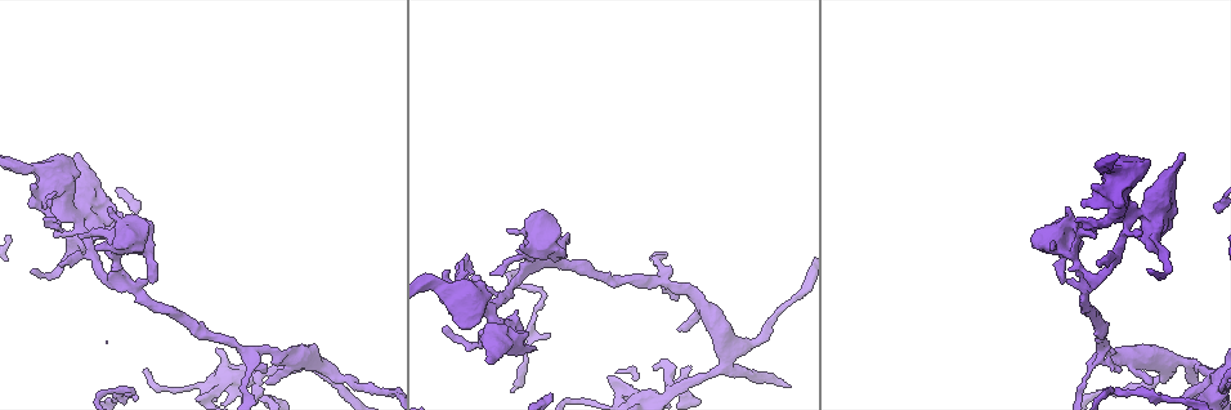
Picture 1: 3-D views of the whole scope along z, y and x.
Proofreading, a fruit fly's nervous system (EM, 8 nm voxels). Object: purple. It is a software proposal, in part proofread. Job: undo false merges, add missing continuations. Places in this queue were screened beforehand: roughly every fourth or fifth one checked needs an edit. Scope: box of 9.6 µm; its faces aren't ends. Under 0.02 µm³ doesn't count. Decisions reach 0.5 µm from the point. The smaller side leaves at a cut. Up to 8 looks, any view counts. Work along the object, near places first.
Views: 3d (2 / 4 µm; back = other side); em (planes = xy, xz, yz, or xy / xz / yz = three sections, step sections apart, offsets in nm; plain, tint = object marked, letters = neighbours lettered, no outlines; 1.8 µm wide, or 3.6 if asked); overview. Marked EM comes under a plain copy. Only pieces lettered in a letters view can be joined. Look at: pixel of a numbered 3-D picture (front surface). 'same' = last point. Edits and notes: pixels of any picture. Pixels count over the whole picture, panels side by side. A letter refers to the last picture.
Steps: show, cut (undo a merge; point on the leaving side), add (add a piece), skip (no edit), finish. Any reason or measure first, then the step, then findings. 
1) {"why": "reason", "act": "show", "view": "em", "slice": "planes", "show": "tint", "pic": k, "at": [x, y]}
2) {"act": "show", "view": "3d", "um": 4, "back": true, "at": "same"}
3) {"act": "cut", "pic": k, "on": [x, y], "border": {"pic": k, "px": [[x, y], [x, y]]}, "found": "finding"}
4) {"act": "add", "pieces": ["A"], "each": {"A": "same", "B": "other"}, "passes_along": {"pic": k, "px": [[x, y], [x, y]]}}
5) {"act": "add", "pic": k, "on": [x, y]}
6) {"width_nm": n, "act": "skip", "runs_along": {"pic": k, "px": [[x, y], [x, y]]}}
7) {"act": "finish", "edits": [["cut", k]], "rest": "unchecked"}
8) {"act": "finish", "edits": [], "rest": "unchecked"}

{"why": "branch point", "act": "show", "view": "em", "slice": "planes", "show": "letters", "pic": 1, "at": [655, 282]}

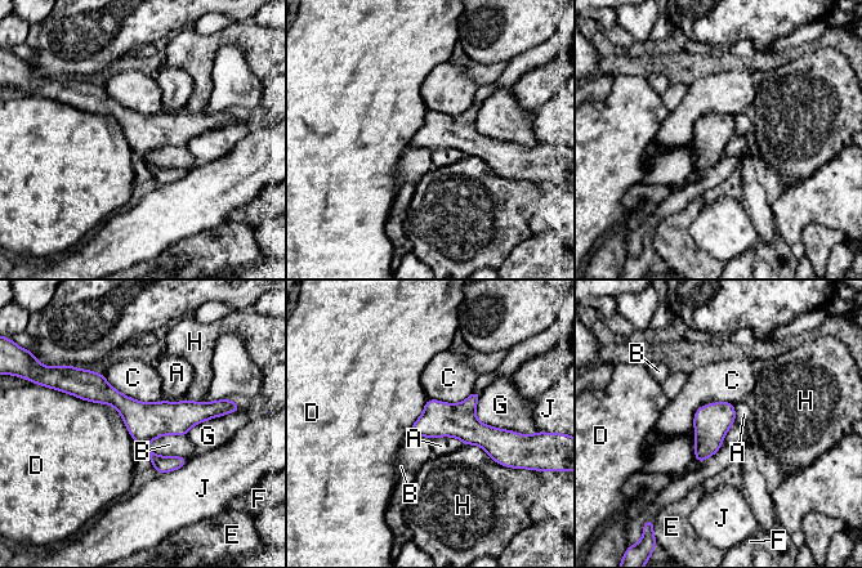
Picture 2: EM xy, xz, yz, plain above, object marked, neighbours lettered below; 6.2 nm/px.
{"longest_contact_nm": ["D", 550], "act": "skip", "each": {"A": "other", "B": "other", "C": "other", "D": "other", "E": "other", "F": "other", "G": "other", "H": "other", "J": "other"}, "border": {"pic": 2, "px": [[146, 444], [159, 455], [187, 459]]}, "found": "all the same neuron"}

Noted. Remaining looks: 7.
{"why": "sudden change in width", "act": "show", "view": "em", "um": 3.6, "slice": "planes", "show": "tint", "pic": 1, "at": [1150, 214]}

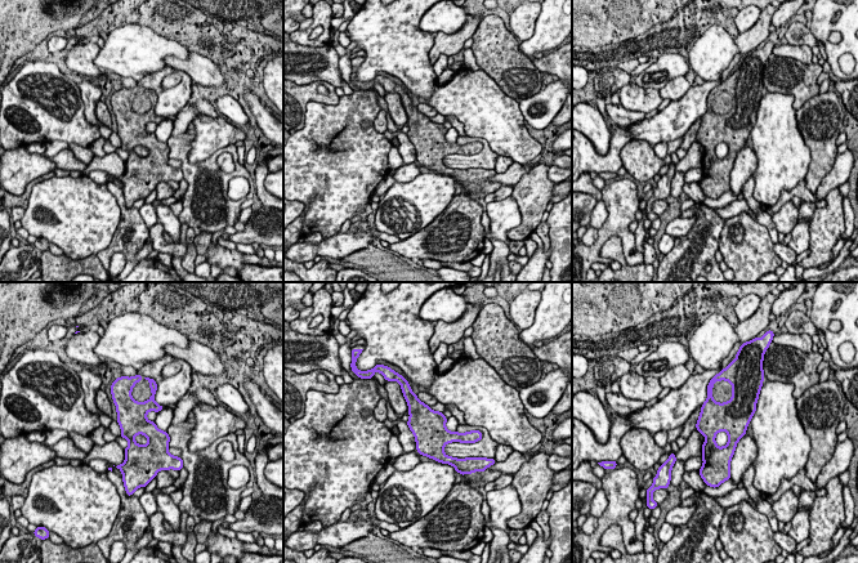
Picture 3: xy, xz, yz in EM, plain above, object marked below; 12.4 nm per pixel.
{"why": "see the neighbours", "act": "show", "view": "em", "um": 3.6, "slice": "planes", "show": "letters", "at": "same"}

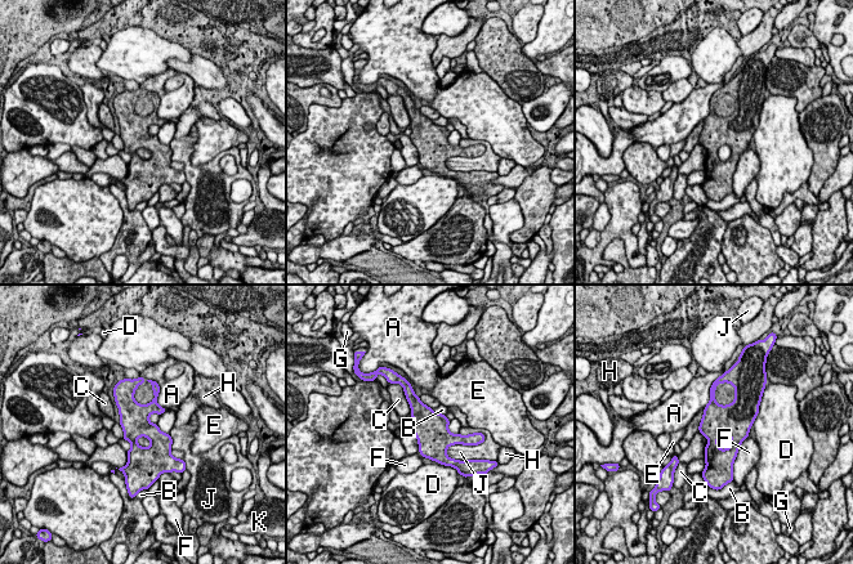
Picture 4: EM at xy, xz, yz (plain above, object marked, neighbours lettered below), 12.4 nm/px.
{"longest_contact_nm": ["F", 500], "act": "skip", "each": {"A": "other", "B": "other", "C": "other", "D": "other", "E": "other", "F": "other", "G": "other", "H": "other", "J": "other", "K": "other"}, "runs_along": {"pic": 4, "px": [[130, 394], [133, 443], [141, 466]]}, "found": "all the same neuron"}

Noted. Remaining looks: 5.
{"why": "four-way junction", "act": "show", "view": "em", "slice": "planes", "show": "tint", "pic": 1, "at": [1205, 378]}

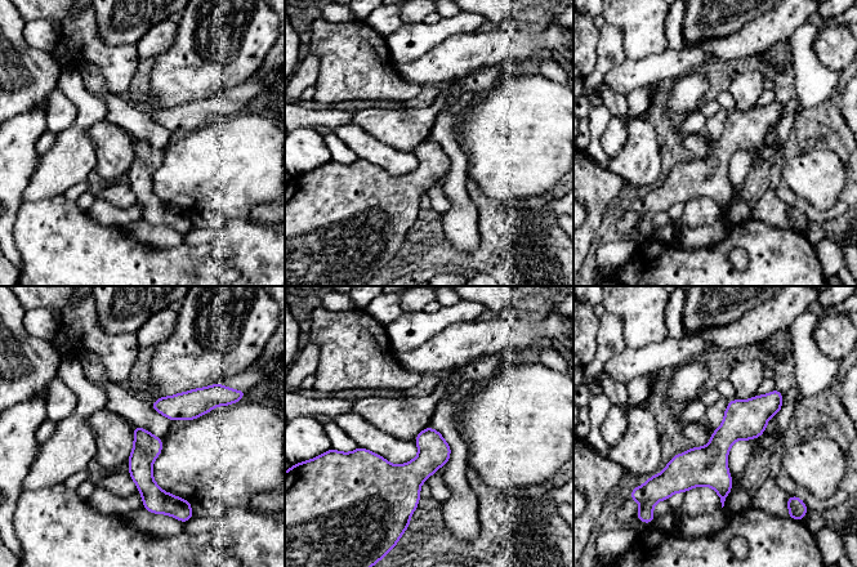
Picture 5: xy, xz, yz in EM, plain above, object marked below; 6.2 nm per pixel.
{"act": "show", "view": "em", "slice": "planes", "show": "letters", "at": "same"}

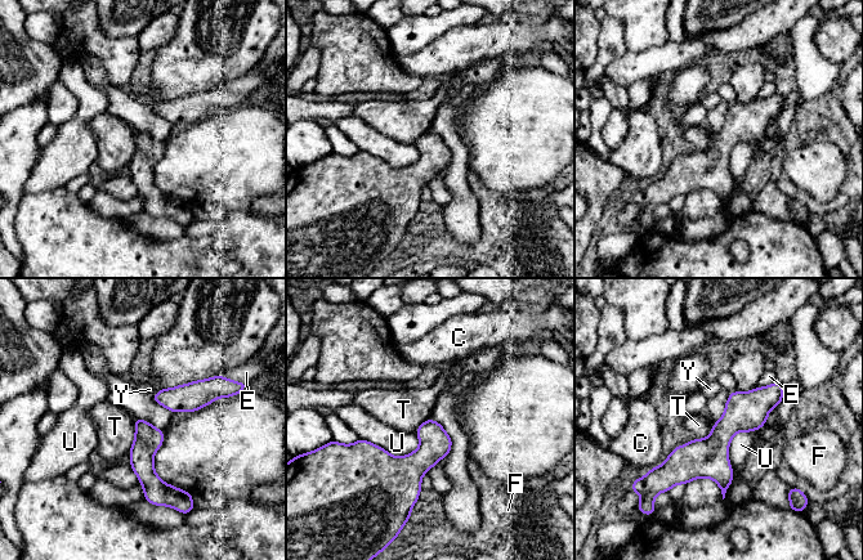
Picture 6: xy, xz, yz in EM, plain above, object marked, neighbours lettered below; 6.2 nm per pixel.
{"act": "skip", "each": {"C": "other", "E": "other", "F": "other", "T": "other", "U": "other", "Y": "other"}, "border": {"pic": 6, "px": [[134, 417], [134, 442], [128, 452]]}, "found": "all the same neuron"}

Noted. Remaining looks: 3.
{"act": "finish", "edits": [], "rest": "unchecked"}

